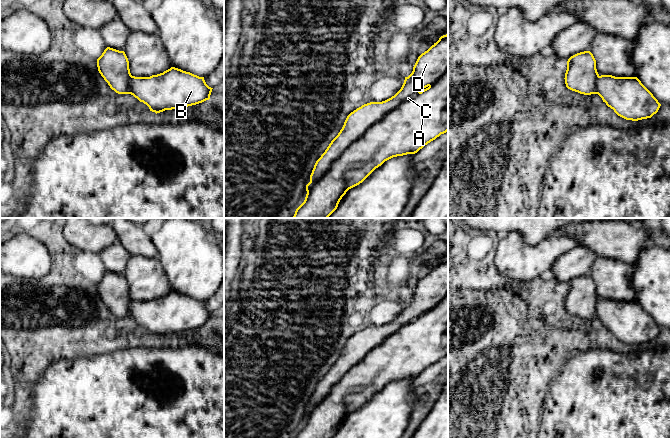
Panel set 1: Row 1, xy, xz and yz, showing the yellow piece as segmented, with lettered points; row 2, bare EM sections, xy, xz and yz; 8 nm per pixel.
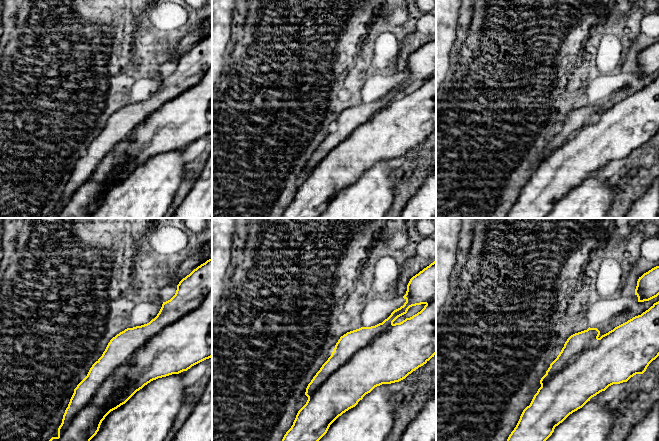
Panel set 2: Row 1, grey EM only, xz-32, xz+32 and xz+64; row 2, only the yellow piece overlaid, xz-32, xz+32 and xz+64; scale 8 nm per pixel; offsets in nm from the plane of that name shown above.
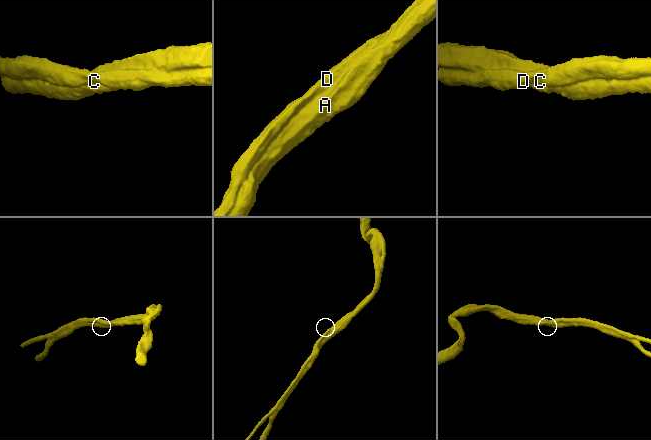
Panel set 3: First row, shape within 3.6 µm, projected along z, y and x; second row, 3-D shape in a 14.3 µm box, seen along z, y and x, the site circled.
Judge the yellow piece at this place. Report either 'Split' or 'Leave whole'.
Leave whole

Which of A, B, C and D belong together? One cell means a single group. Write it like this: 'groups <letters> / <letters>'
groups A B C D

